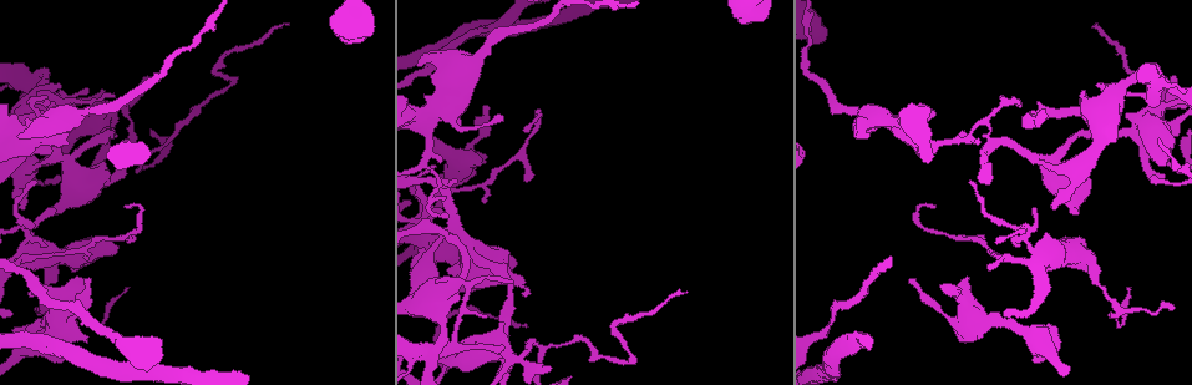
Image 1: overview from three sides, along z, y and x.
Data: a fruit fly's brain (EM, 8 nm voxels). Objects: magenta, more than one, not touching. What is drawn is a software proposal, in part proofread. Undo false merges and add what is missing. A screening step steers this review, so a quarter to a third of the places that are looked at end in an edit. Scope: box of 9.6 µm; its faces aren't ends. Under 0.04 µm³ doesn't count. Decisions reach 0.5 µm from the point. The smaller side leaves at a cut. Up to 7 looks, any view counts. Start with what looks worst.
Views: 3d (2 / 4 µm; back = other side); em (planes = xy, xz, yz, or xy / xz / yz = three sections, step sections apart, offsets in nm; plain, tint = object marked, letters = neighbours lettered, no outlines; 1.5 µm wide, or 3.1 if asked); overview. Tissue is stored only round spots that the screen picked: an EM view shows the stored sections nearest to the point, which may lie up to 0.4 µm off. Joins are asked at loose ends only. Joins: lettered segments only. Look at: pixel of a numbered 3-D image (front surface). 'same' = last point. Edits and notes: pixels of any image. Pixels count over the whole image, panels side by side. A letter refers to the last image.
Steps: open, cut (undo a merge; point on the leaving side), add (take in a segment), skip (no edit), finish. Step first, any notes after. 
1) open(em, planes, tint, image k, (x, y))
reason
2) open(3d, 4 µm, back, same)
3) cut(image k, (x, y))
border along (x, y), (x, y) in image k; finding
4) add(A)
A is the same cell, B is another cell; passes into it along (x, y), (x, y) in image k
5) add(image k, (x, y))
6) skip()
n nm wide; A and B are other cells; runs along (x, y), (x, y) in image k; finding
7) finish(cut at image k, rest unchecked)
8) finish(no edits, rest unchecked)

open(3d, 2 µm, image 1, (486, 161))
stops while still wide

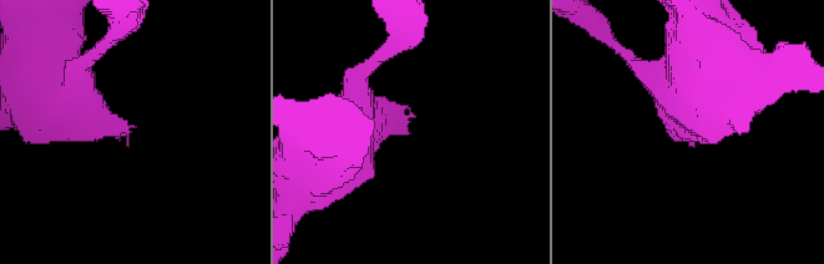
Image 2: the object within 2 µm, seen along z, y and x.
open(em, planes, plain, image 2, (403, 132))
shape alone is not enough

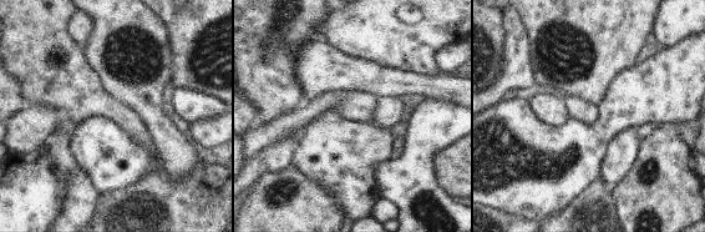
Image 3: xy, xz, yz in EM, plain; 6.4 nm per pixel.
open(em, planes, letters, same)
see the neighbours

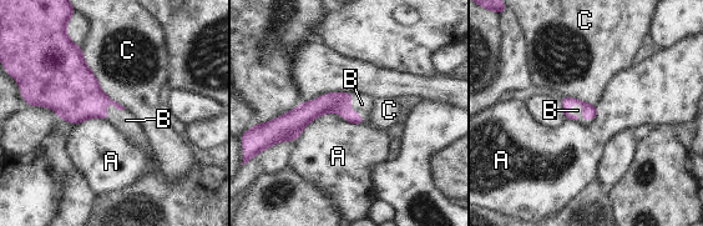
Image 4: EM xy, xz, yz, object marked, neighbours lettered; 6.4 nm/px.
add(B)
B is the same cell, A and C are other cells; passes into it along (69, 81), (100, 104), (126, 120) in image 4; it goes on there

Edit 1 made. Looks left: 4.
open(overview)

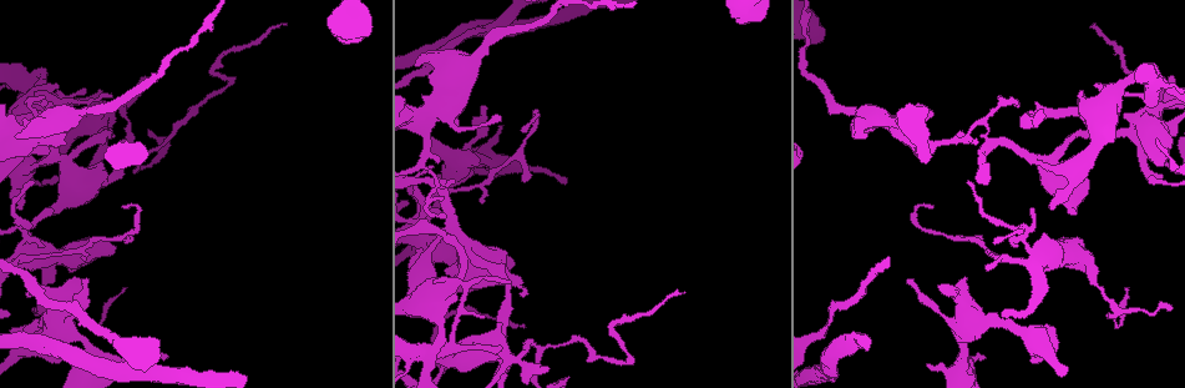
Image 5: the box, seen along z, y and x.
open(em, planes, letters, image 5, (44, 247))
tapers out

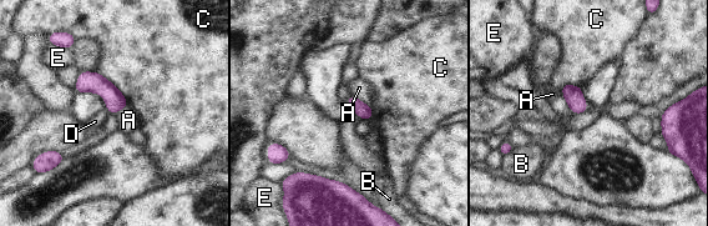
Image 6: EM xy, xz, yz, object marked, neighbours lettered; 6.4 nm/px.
skip()
100 nm wide; A, B, C, D and E are other cells; border along (560, 90), (567, 106), (575, 114) in image 6; no lettered segment goes on from it

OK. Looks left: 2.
open(em, planes, letters, image 5, (1170, 78))
branch stops here

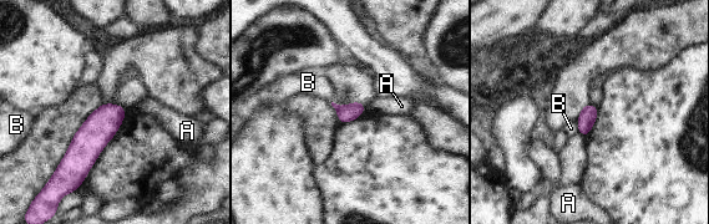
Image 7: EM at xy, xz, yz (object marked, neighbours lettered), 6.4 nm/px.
skip()
110 nm wide; A and B are other cells; border along (363, 102), (365, 108) in image 7; none of them fits

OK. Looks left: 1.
finish(add at image 4, rest unchecked)

